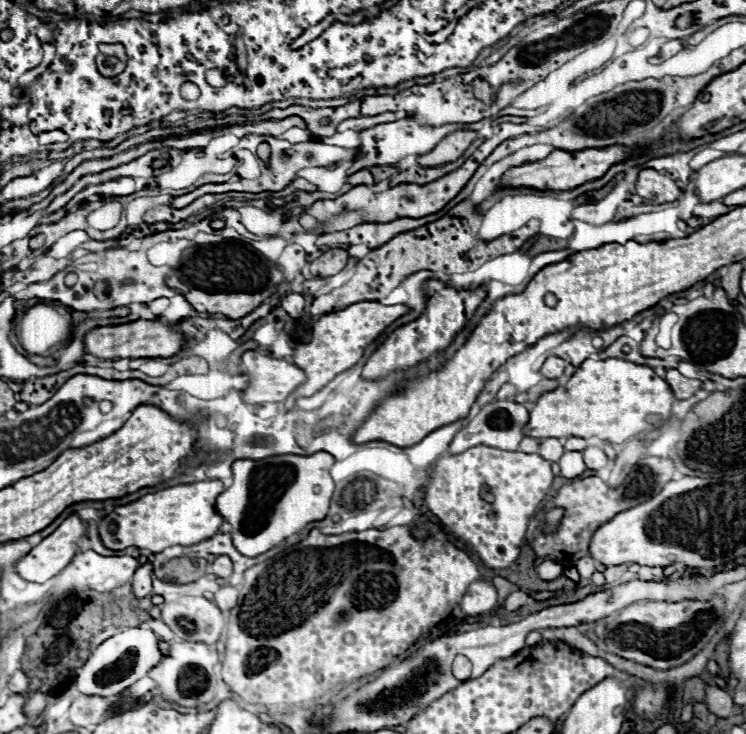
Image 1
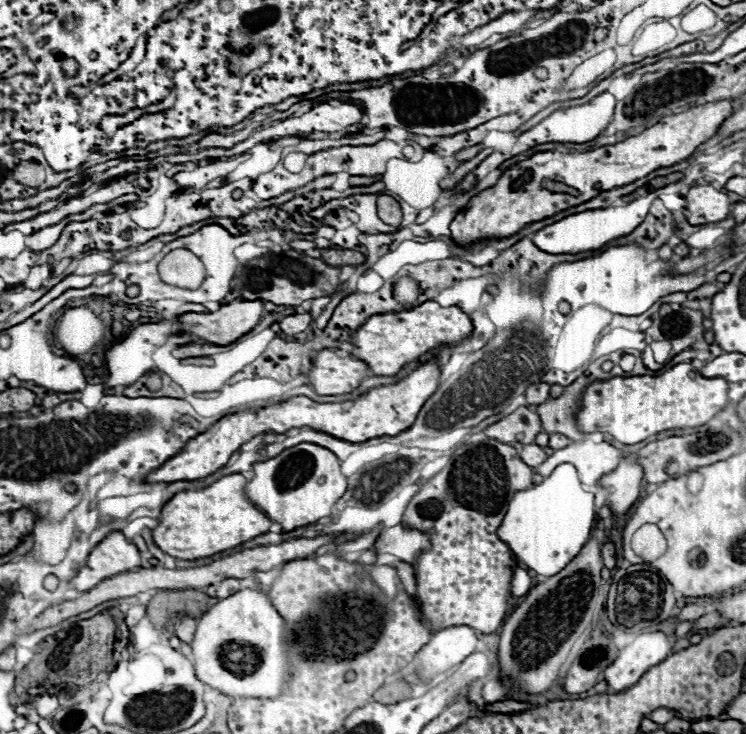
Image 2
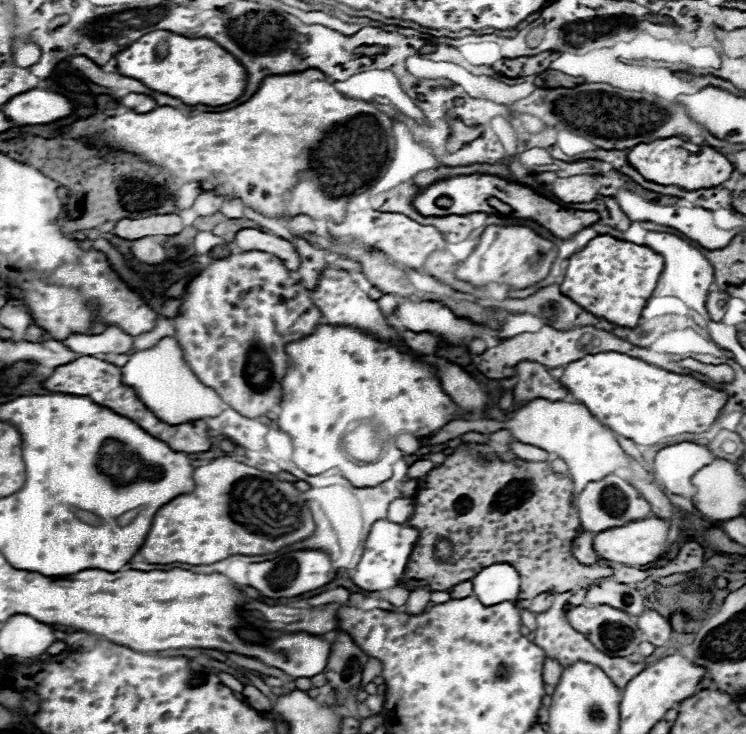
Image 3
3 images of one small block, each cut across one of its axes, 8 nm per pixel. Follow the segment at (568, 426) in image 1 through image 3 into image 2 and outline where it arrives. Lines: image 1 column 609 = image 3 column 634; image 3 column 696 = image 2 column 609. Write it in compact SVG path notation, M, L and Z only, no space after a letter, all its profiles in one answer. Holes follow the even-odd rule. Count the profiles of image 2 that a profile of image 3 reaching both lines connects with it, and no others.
M678 364L660 376L628 376L610 378L602 382L592 382L580 400L580 410L576 416L578 428L582 432L608 432L622 444L636 444L664 430L674 428L694 428L712 420L718 412L728 406L728 382L724 378L704 378L692 364Z

